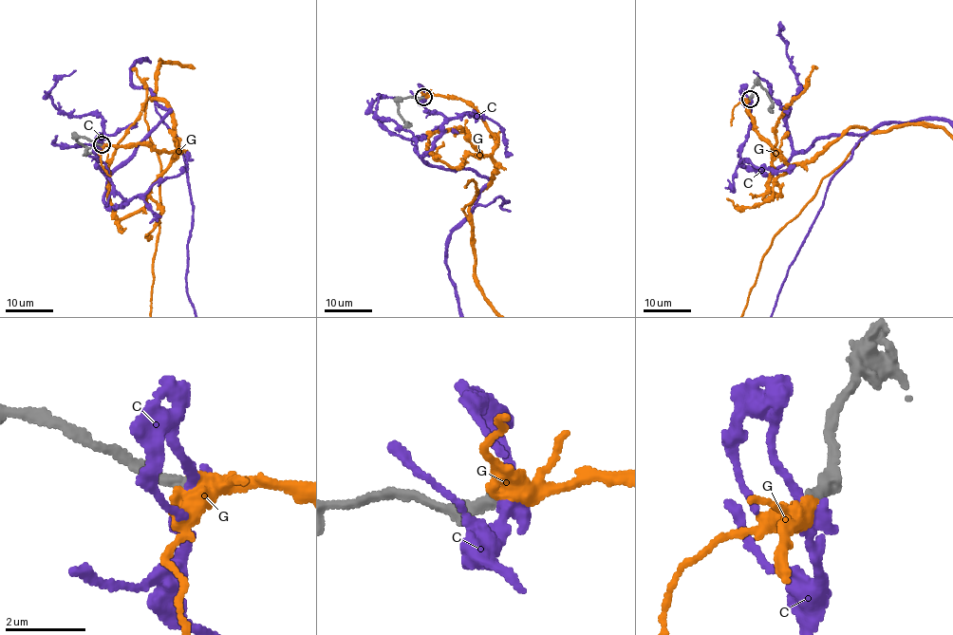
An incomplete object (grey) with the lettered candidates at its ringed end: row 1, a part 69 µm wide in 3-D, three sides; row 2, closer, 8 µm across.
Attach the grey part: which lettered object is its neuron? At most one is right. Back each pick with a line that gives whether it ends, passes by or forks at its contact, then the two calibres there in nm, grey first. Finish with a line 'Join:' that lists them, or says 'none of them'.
G: it passes by; 320 nm thick on the grey side, 360 nm on the other
Join: G

